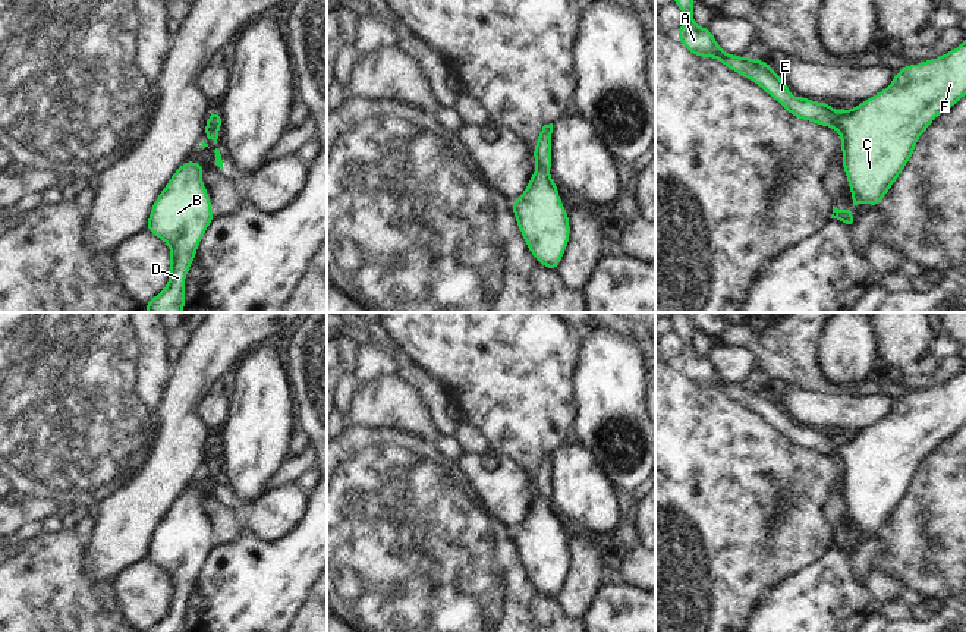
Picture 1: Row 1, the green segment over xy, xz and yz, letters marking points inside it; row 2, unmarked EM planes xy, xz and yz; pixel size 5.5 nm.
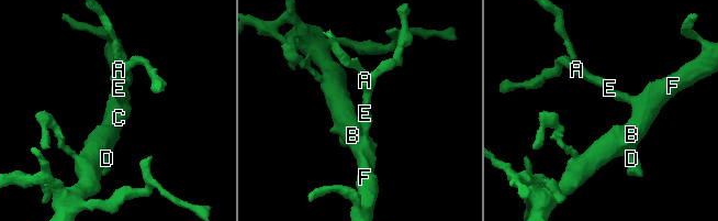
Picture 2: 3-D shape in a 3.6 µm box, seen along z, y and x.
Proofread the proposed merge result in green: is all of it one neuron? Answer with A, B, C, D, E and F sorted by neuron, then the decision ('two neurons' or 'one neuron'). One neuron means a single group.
A B C D E F; one neuron

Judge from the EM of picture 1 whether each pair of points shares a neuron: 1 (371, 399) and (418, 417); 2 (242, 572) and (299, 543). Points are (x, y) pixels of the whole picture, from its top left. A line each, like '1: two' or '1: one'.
1: one
2: one

